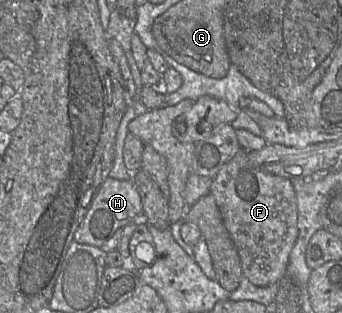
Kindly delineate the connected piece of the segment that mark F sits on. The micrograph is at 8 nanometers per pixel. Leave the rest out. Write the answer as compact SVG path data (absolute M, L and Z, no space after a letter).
M241 148L221 167L210 186L210 193L215 198L223 223L238 251L243 275L258 287L276 284L287 275L290 253L298 237L297 202L293 183L252 166L248 161L248 151Z

